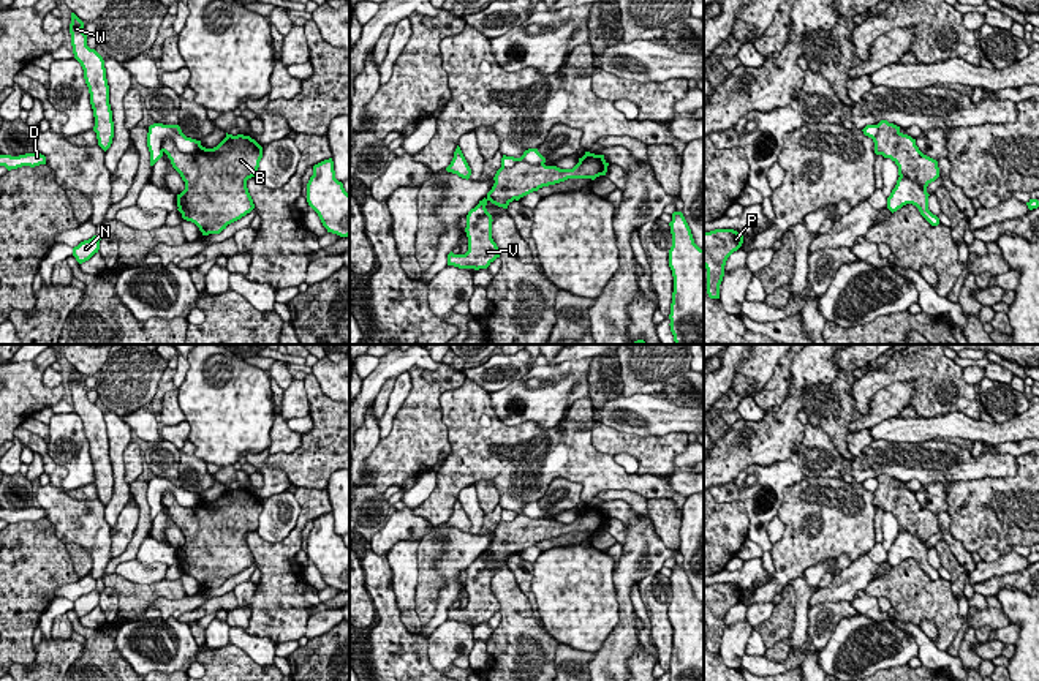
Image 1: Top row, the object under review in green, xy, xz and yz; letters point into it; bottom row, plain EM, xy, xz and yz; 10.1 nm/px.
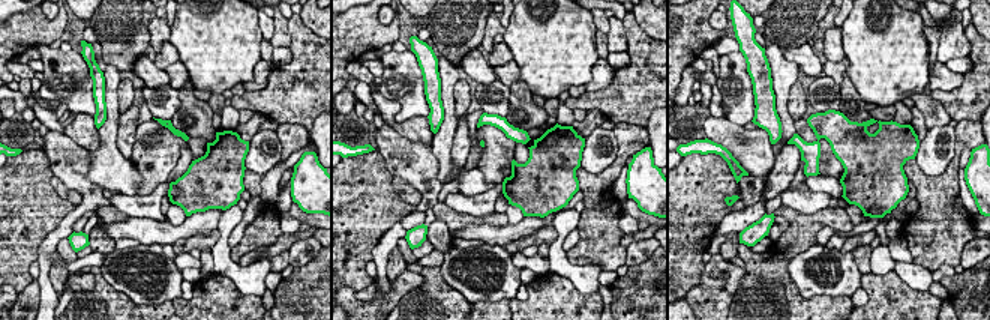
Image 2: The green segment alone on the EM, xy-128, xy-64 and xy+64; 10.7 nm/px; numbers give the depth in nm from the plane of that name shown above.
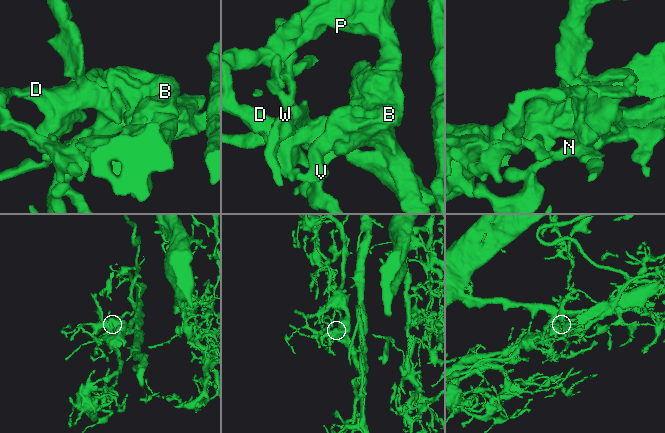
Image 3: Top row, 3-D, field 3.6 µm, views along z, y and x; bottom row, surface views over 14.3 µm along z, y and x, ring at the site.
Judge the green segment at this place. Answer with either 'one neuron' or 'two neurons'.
two neurons

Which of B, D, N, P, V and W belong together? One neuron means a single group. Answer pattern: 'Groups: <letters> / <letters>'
Groups: B P V / D N W

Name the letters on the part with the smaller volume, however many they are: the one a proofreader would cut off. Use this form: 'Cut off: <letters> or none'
Cut off: B, P, V

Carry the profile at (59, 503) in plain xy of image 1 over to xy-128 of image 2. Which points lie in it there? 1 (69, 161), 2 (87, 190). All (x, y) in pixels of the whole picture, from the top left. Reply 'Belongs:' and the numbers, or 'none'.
Belongs: 1, 2

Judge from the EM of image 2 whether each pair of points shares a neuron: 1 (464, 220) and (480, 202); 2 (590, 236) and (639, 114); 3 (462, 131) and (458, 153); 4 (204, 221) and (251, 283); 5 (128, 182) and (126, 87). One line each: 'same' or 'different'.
1: different
2: different
3: same
4: different
5: different

